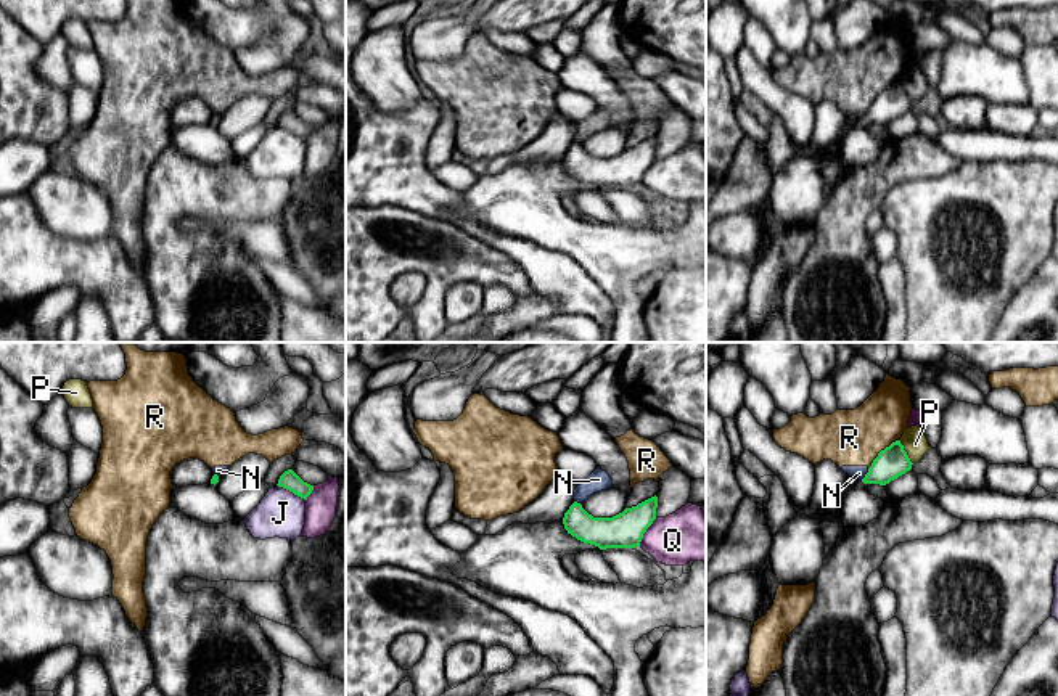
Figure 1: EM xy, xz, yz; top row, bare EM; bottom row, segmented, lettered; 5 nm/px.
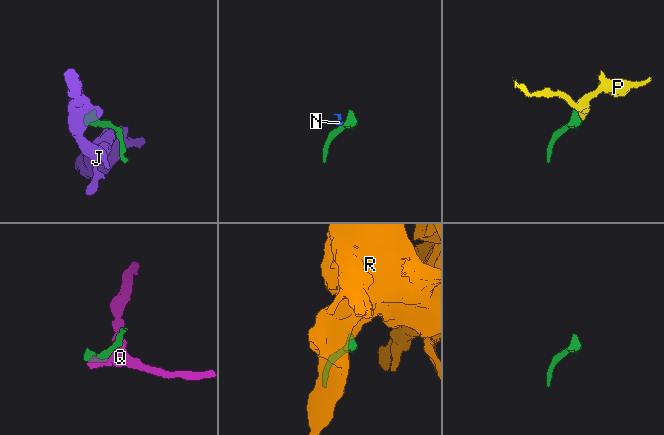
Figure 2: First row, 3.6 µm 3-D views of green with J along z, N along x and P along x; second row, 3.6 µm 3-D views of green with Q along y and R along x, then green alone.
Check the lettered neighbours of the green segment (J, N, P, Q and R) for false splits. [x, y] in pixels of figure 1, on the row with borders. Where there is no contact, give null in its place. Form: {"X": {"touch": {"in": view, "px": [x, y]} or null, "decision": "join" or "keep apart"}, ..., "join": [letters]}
{"J": {"touch": {"in": "xy", "px": [291, 491]}, "decision": "keep apart"}, "N": {"touch": {"in": "yz", "px": [865, 474]}, "decision": "keep apart"}, "P": {"touch": {"in": "yz", "px": [906, 452]}, "decision": "keep apart"}, "Q": {"touch": {"in": "xz", "px": [645, 531]}, "decision": "keep apart"}, "R": {"touch": {"in": "yz", "px": [881, 450]}, "decision": "keep apart"}, "join": []}

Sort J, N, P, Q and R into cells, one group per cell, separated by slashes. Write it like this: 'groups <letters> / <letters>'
groups J / N R / P / Q

